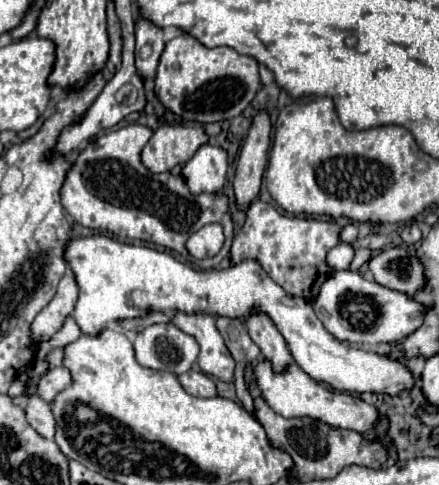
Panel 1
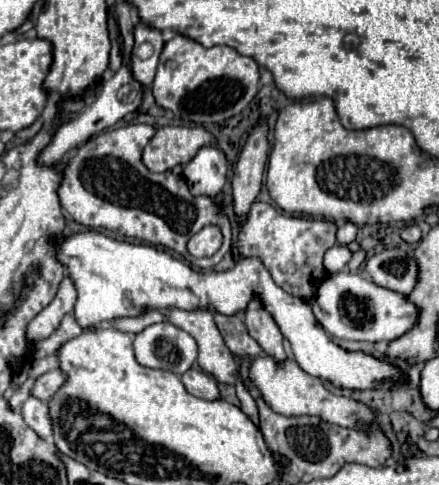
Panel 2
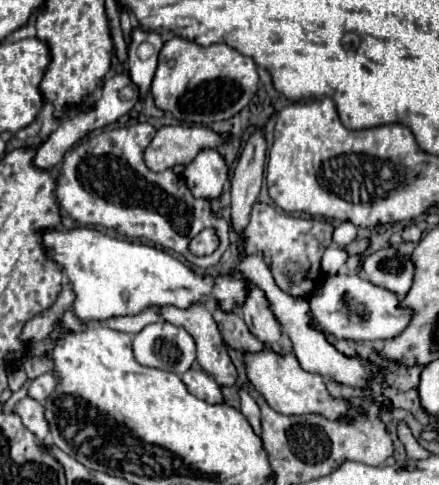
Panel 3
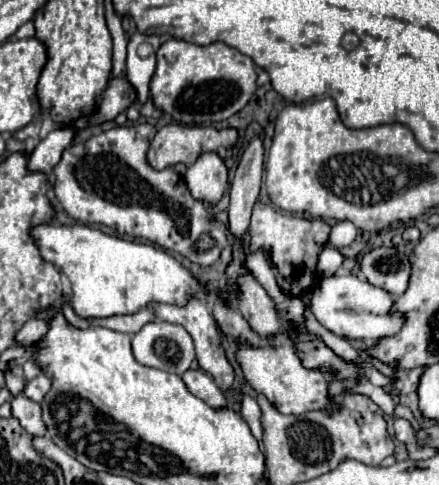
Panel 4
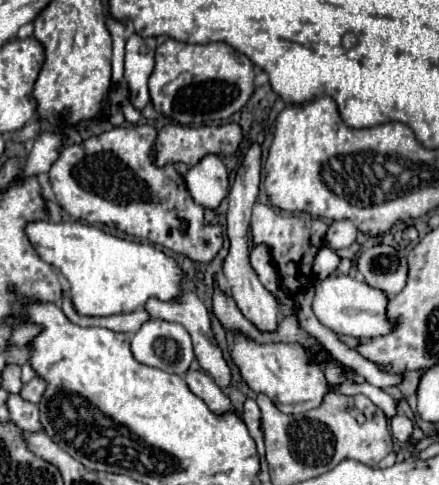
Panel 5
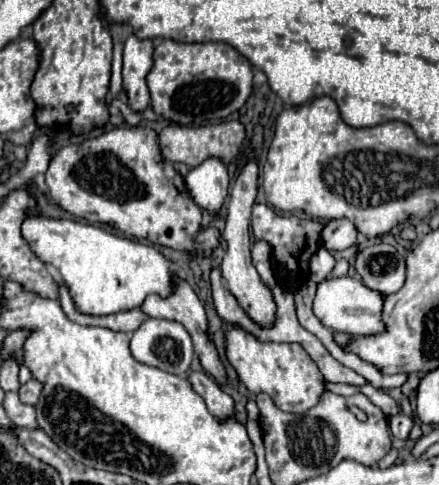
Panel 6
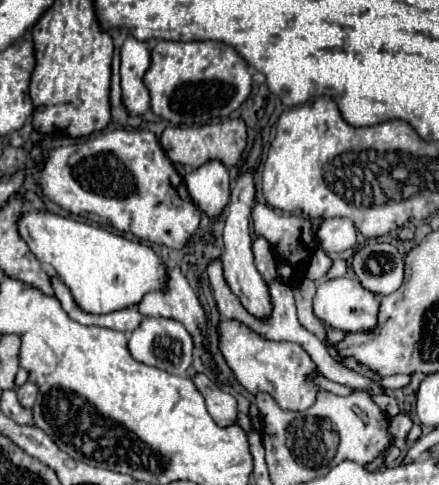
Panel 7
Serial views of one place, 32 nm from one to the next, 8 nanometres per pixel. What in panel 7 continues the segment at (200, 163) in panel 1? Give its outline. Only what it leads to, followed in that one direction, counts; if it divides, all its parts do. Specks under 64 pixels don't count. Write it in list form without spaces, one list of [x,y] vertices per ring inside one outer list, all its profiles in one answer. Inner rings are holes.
[[[208,160],[184,176],[184,184],[194,204],[210,218],[222,214],[230,196],[230,176],[220,160]]]

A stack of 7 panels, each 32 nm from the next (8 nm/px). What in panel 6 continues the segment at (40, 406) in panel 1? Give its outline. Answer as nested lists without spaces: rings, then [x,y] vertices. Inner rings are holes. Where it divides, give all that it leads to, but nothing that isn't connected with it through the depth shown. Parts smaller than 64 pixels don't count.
[[[6,392],[4,398],[4,408],[8,418],[18,426],[18,428],[38,428],[36,424],[36,408],[32,404],[24,404],[16,392]]]

